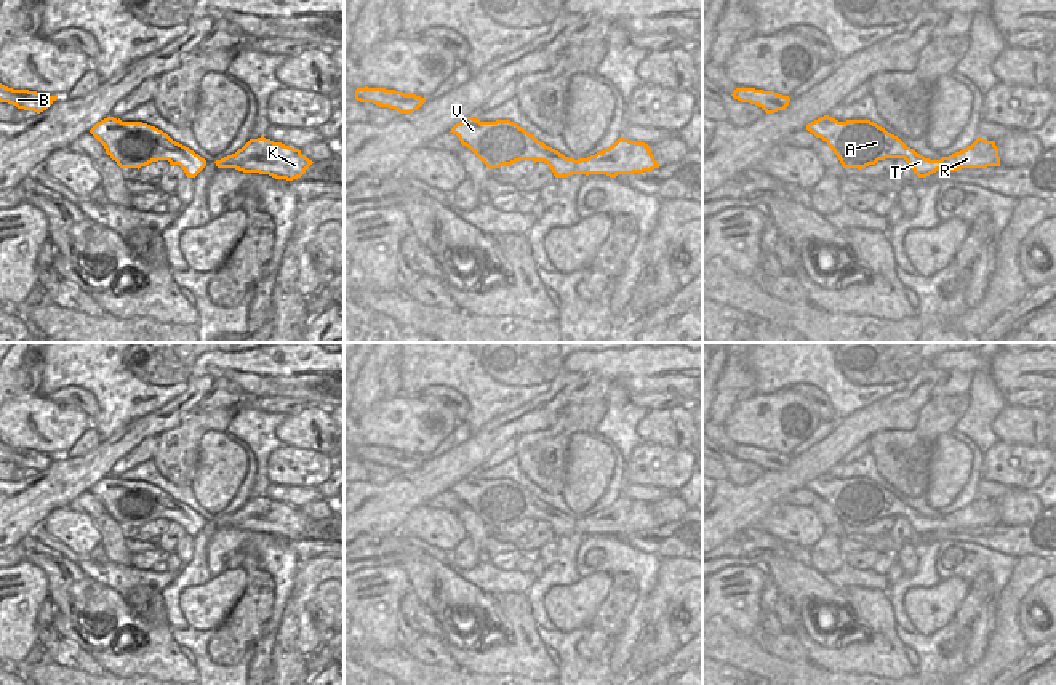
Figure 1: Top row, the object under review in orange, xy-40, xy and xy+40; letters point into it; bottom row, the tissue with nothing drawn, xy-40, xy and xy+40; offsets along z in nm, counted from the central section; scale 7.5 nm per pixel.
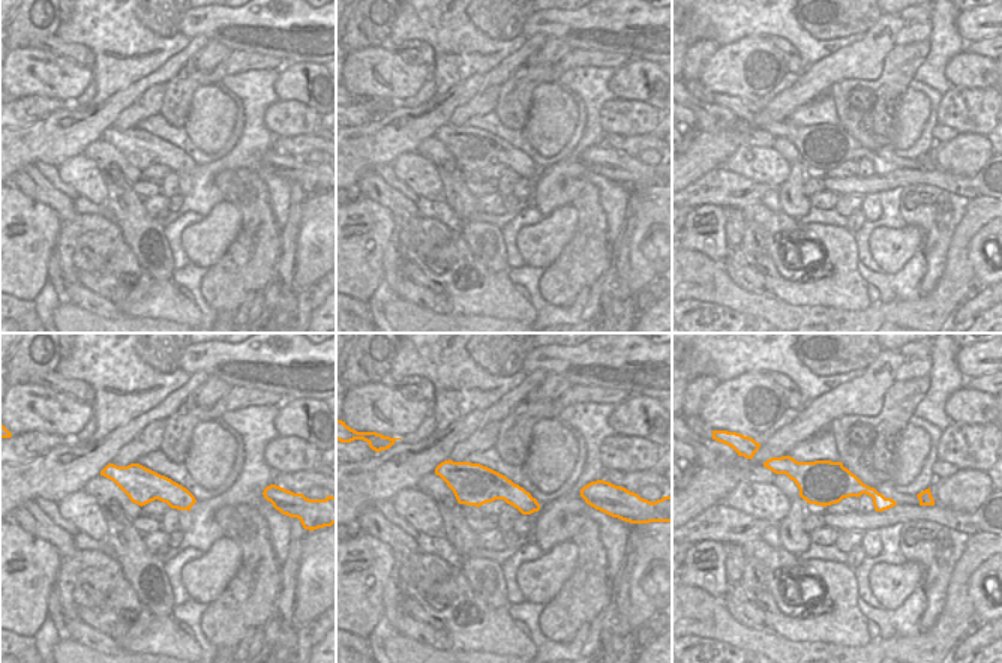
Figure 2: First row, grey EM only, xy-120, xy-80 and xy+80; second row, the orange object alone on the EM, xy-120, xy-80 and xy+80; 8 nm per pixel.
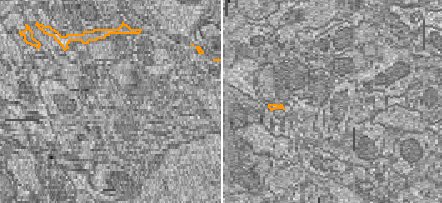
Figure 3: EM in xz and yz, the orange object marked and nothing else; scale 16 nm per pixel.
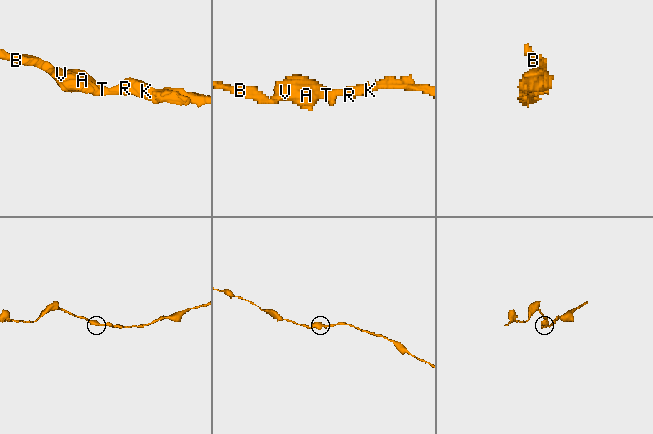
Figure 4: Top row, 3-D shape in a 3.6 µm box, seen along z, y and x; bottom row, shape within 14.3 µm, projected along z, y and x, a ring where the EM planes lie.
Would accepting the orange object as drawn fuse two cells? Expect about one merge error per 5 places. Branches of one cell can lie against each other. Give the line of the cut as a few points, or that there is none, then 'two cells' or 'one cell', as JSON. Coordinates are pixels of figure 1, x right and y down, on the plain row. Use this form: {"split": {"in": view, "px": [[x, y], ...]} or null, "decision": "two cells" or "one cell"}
{"split": null, "decision": "one cell"}

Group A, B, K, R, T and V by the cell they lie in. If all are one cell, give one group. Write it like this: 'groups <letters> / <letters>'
groups A B K R T V

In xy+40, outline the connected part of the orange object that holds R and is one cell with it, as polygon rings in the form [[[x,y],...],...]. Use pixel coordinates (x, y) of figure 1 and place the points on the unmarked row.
[[[824,474],[806,483],[838,515],[843,527],[866,527],[885,517],[904,517],[918,536],[939,530],[962,527],[1000,525],[998,507],[994,499],[978,496],[966,507],[941,519],[930,519],[907,506],[898,495],[870,479],[838,480]]]

